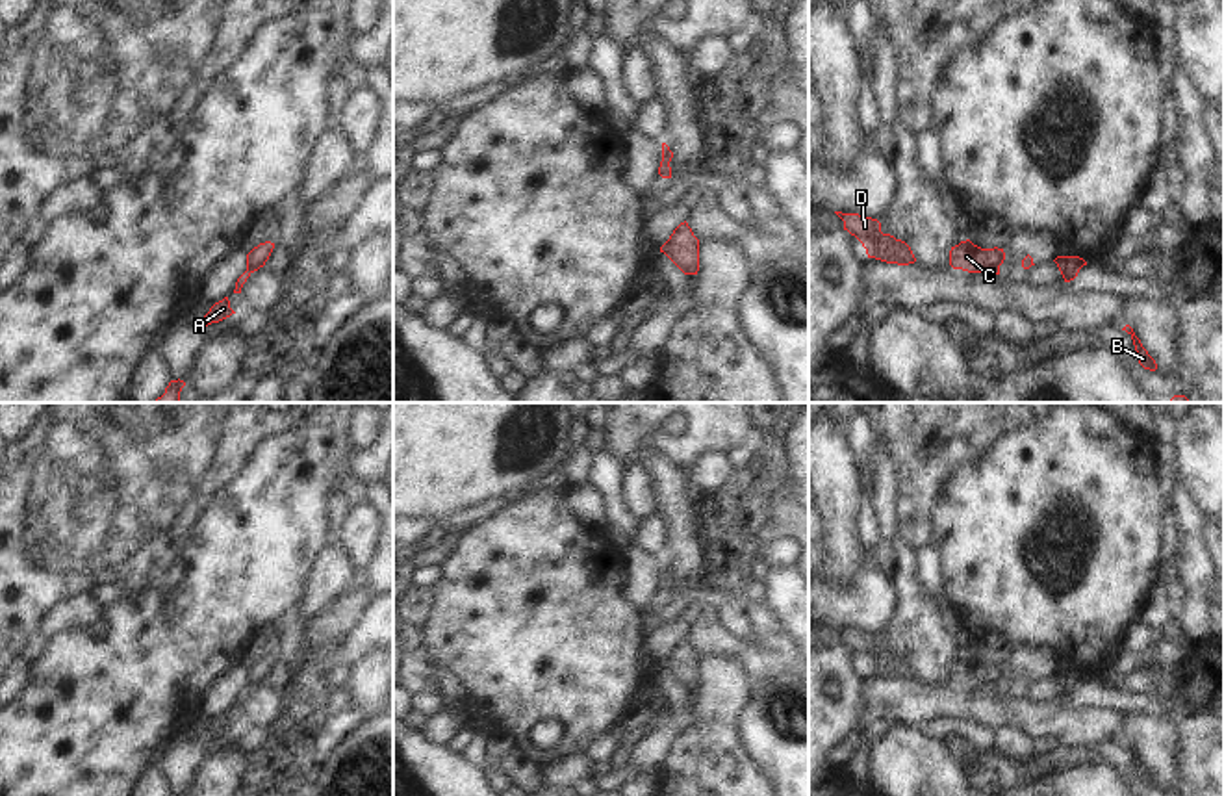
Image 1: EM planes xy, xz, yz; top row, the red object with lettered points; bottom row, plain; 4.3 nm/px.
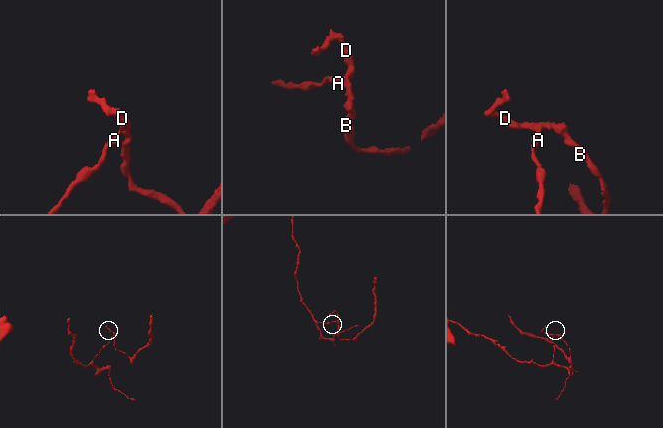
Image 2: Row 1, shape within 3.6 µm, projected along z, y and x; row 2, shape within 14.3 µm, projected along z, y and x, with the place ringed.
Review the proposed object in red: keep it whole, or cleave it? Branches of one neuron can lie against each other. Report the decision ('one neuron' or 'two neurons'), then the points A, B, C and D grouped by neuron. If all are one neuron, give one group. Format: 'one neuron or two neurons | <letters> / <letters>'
two neurons | A / B C D

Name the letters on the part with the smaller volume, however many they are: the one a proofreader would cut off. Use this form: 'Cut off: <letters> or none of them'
Cut off: B, C, D

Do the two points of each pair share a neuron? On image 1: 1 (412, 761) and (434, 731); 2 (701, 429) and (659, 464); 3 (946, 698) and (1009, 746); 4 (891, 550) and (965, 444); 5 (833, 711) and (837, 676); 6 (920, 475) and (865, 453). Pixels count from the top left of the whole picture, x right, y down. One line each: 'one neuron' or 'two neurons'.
1: two neurons
2: two neurons
3: two neurons
4: two neurons
5: one neuron
6: two neurons

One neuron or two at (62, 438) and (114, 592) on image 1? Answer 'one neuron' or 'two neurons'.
two neurons

